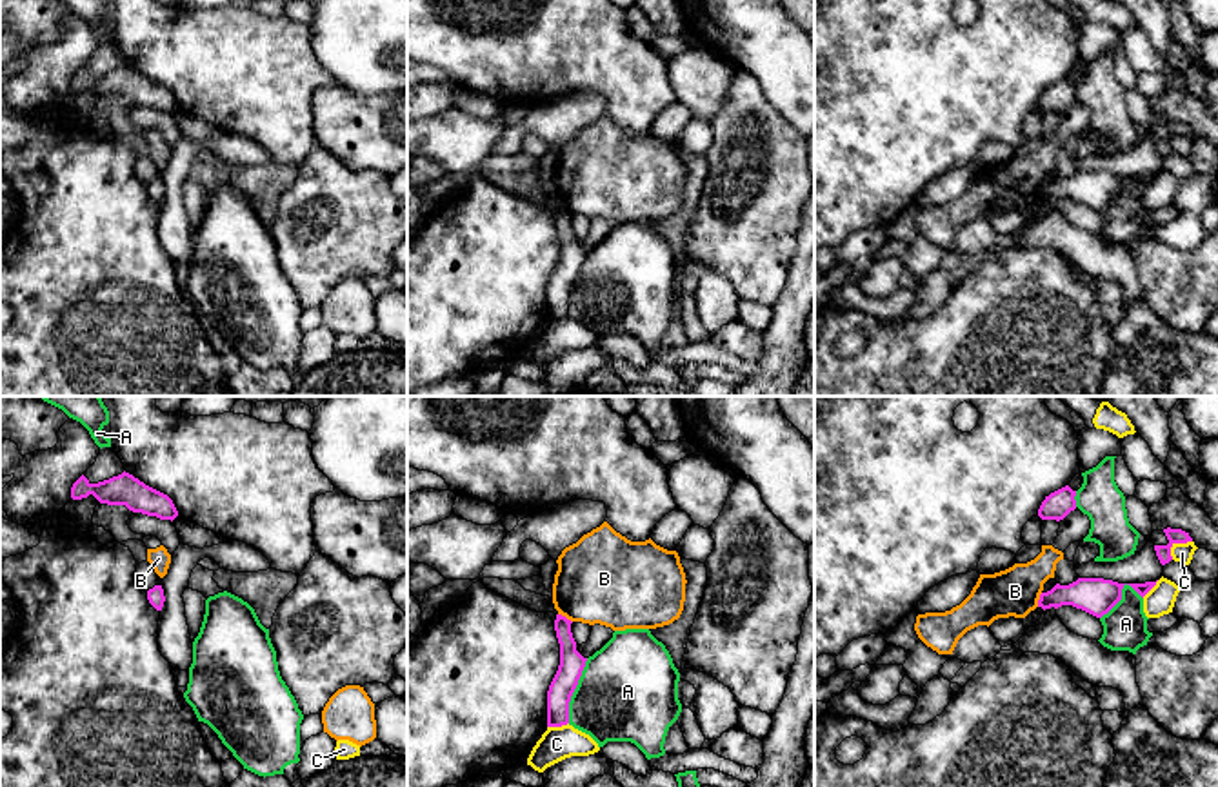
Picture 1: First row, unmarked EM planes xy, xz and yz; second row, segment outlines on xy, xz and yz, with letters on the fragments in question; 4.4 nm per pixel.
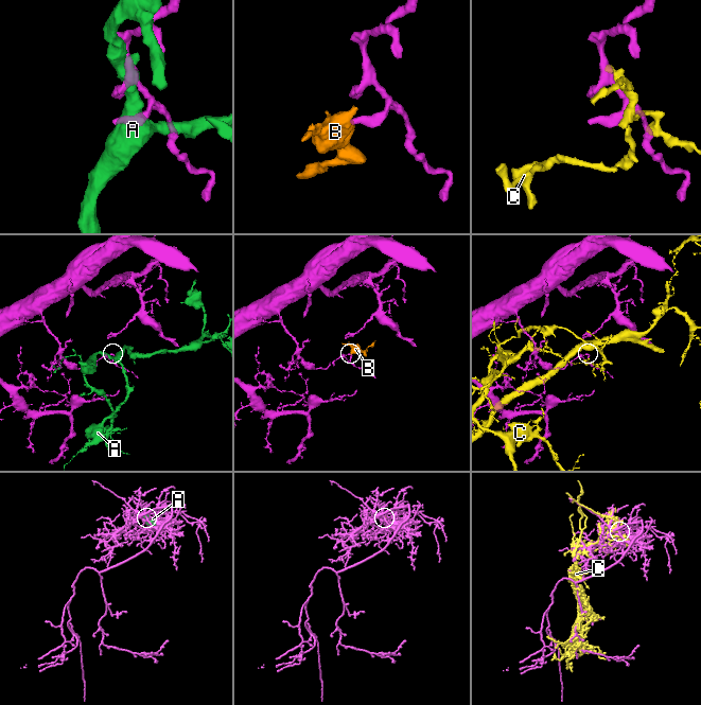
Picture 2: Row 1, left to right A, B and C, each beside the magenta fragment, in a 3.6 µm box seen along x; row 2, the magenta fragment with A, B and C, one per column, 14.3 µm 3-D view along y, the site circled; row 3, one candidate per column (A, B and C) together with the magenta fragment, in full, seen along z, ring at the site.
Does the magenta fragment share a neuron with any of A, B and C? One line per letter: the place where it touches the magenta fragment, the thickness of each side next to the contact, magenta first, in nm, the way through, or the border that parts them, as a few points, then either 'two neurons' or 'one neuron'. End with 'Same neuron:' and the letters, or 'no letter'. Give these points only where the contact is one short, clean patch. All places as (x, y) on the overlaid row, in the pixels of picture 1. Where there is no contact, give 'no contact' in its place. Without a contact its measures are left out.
A: xz (573, 691) | 110/440 nm | two neurons
B: xz (564, 617) | 110/400 nm | along xz (559, 613), (571, 622) | two neurons
C: yz (1175, 542) | 60/90 nm | two neurons
Same neuron: no letter

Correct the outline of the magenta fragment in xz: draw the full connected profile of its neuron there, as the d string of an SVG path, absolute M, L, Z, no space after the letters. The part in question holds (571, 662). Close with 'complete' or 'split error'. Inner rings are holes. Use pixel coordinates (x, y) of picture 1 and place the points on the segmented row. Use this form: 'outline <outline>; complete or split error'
outline M556 614L554 631L560 643L560 665L547 691L547 727L569 723L569 702L587 662L576 651L571 623L565 616Z; complete

